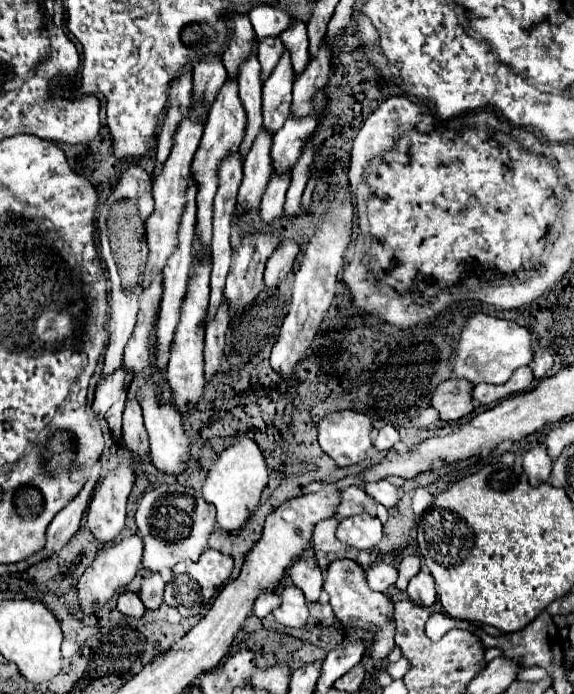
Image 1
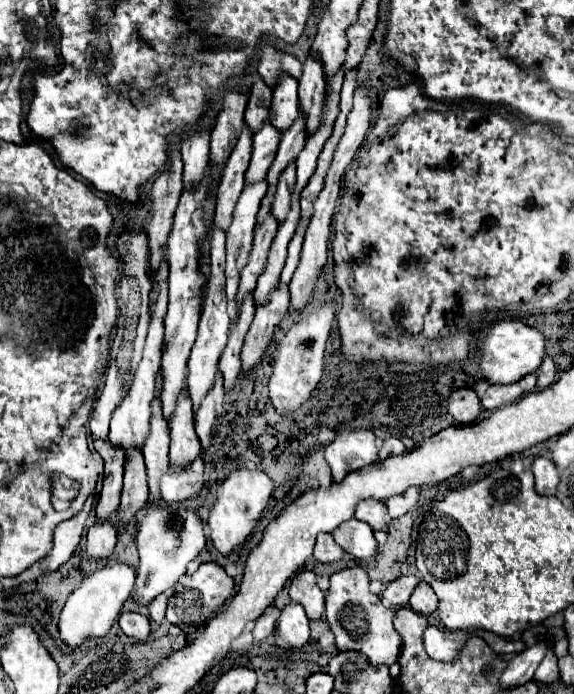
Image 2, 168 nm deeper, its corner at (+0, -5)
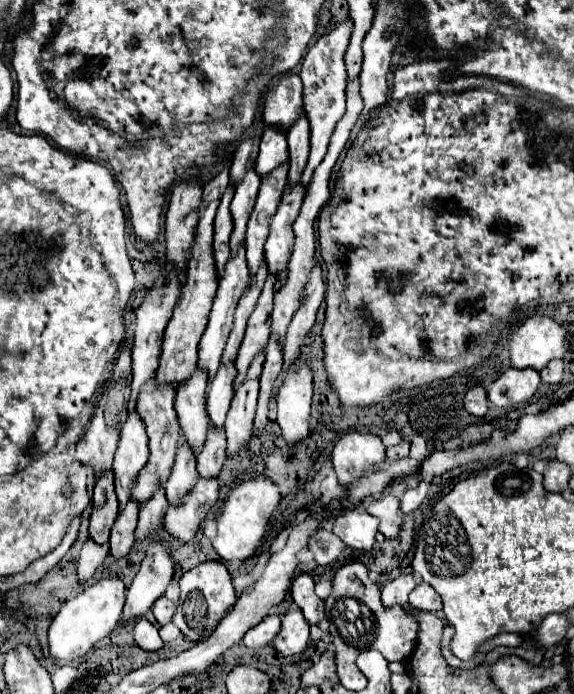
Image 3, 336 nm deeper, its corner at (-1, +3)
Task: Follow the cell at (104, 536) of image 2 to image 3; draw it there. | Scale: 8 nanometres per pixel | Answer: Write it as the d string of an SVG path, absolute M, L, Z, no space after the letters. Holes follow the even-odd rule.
M87 540L81 548L81 556L77 562L77 580L79 584L87 582L93 578L95 570L99 568L99 564L105 560L105 556L109 554L109 546L97 546L93 540Z

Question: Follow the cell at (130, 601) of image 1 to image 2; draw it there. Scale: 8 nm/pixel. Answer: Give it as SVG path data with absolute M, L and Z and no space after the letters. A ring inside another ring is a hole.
M122 612L120 614L120 628L124 630L124 634L136 638L136 640L146 640L150 634L150 620L142 614L136 612Z

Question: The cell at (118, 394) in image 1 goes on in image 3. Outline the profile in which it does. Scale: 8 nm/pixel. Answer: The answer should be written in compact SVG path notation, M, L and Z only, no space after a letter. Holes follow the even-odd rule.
M107 472L107 476L103 476L103 480L97 482L97 486L101 486L101 490L105 490L105 504L93 506L89 536L91 536L91 540L95 540L95 544L107 544L111 526L113 526L117 512L119 512L115 486L113 486L113 472Z

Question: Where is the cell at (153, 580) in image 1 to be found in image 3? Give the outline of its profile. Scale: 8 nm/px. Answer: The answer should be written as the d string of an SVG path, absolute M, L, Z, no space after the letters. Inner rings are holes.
M161 596L161 598L153 604L151 610L153 610L157 622L159 622L161 626L165 626L165 624L171 622L171 618L173 618L173 614L175 614L175 604L173 604L171 600L167 600L165 596Z

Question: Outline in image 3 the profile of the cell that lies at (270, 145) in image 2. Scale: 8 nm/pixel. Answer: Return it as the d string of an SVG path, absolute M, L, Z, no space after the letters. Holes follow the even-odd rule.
M251 168L243 178L243 184L239 184L239 188L235 190L235 196L231 202L231 218L233 218L233 232L229 240L231 256L235 256L237 250L245 244L245 226L255 206L259 182L261 178L255 174L255 168Z

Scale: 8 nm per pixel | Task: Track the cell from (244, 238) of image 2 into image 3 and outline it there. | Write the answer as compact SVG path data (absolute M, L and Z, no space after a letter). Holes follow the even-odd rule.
M239 248L239 254L235 258L229 258L227 262L227 268L225 268L225 274L223 278L219 280L219 292L215 296L215 304L211 308L211 316L209 316L209 324L203 332L203 340L199 342L199 360L197 360L197 366L207 374L207 382L211 384L211 380L215 378L219 366L221 366L221 354L223 354L223 348L225 348L225 342L227 342L227 336L233 328L233 320L235 320L235 308L237 308L237 302L239 298L243 296L245 288L247 288L247 280L249 280L249 272L247 272L247 262L243 260L243 248Z

